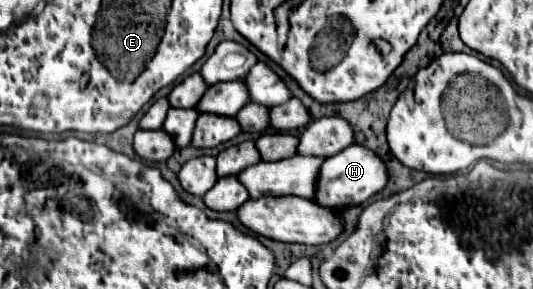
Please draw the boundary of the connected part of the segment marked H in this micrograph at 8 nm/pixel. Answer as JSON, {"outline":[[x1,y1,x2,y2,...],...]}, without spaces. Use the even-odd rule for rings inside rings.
{"outline":[[351,144,349,148,341,150,337,156,323,160,321,176,317,176,317,196,313,196,313,200,315,204,321,204,325,208,343,210,367,202,373,194,383,190,385,184,387,184,387,168,383,160,371,150]]}

